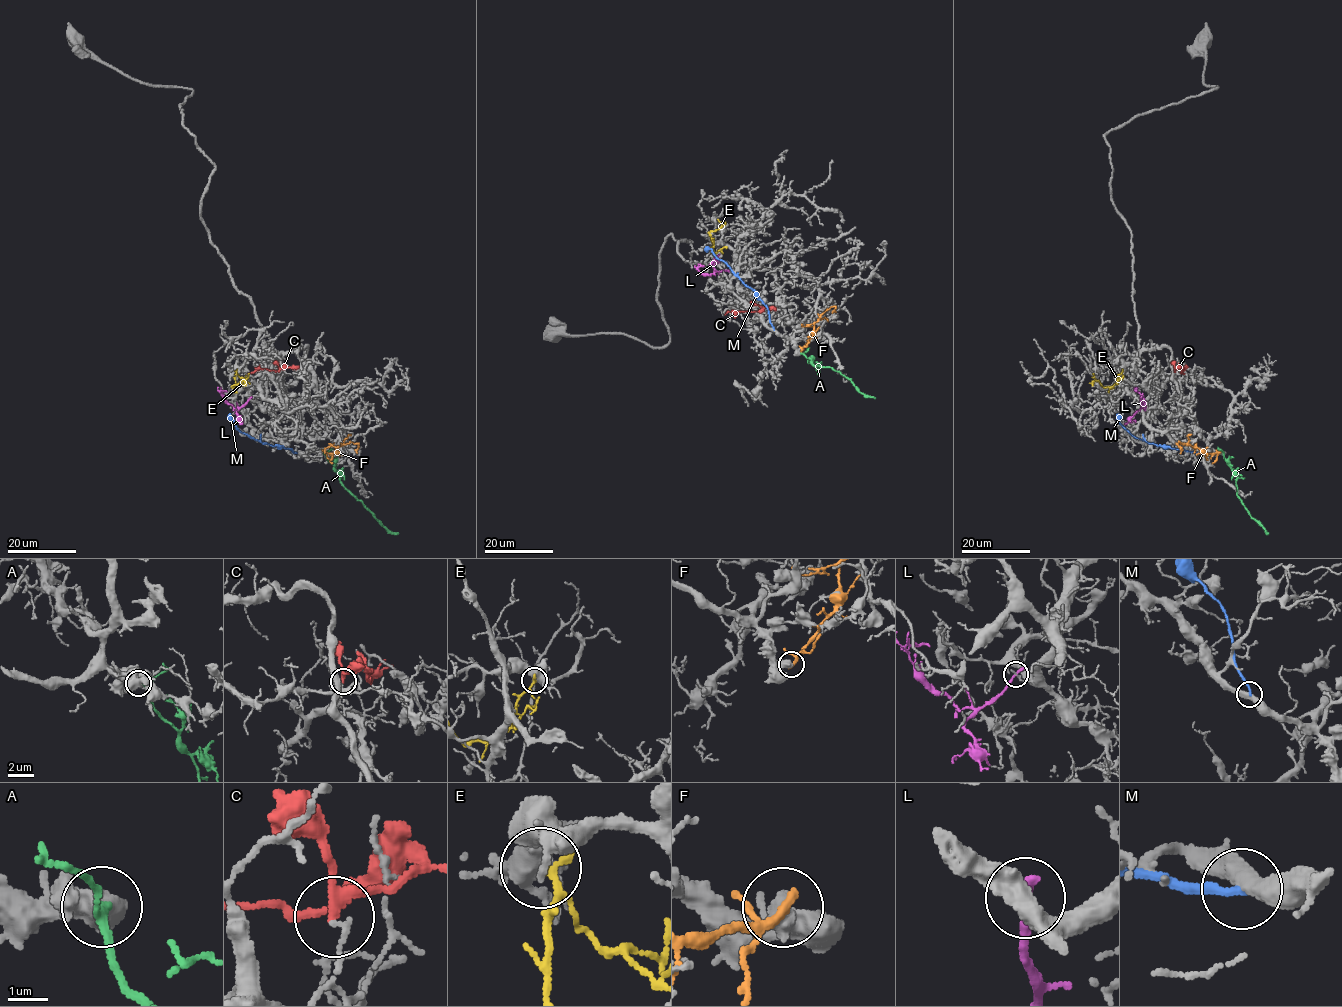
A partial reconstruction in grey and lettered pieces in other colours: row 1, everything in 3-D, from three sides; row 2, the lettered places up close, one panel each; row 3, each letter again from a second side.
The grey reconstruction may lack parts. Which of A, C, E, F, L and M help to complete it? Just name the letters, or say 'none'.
A

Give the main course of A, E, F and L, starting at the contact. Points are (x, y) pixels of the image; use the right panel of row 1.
A: (1223, 453), (1237, 477), (1237, 496), (1249, 515), (1268, 533)
E: (1123, 371), (1111, 386), (1103, 386), (1095, 380), (1092, 385), (1089, 383)
F: (1220, 451), (1207, 453), (1179, 442), (1176, 444), (1180, 453)
L: (1140, 398), (1141, 407), (1144, 408), (1145, 401), (1135, 391)

